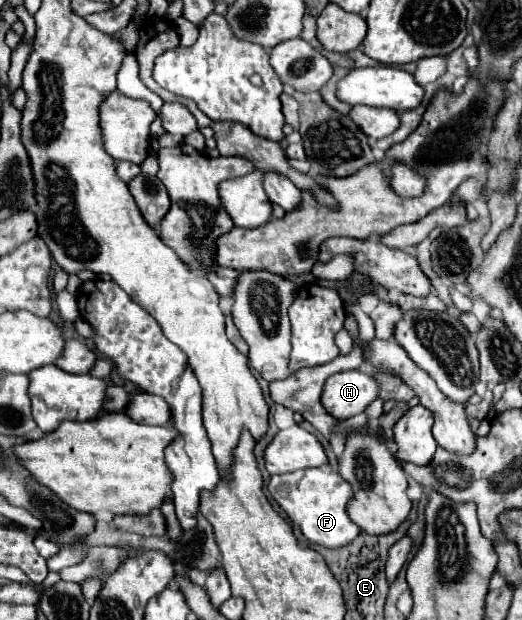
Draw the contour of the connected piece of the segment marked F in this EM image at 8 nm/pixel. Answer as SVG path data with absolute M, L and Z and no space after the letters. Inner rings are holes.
M320 468L298 470L290 474L272 476L270 480L270 494L288 514L288 518L300 526L302 534L320 546L326 548L342 548L348 546L358 534L362 532L350 518L348 518L348 502L352 500L354 492L352 486L338 474L338 472L322 472Z

